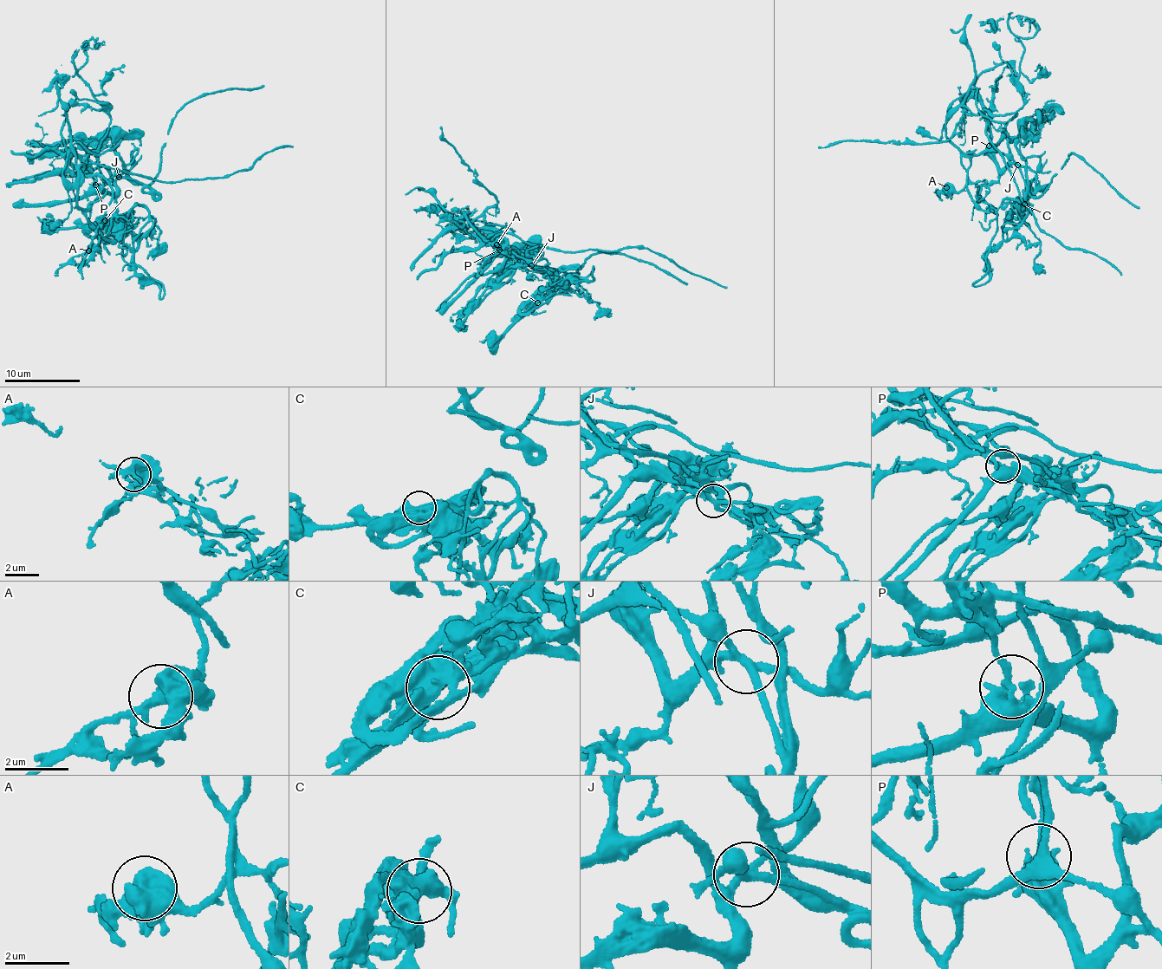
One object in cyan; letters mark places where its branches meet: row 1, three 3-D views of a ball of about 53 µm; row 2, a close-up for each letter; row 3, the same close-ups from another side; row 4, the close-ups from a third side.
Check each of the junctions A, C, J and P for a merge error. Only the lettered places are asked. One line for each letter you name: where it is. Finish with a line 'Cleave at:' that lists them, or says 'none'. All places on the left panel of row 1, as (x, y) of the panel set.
J: Place: (119, 177)
P: Place: (95, 185)
Cleave at: J, P

